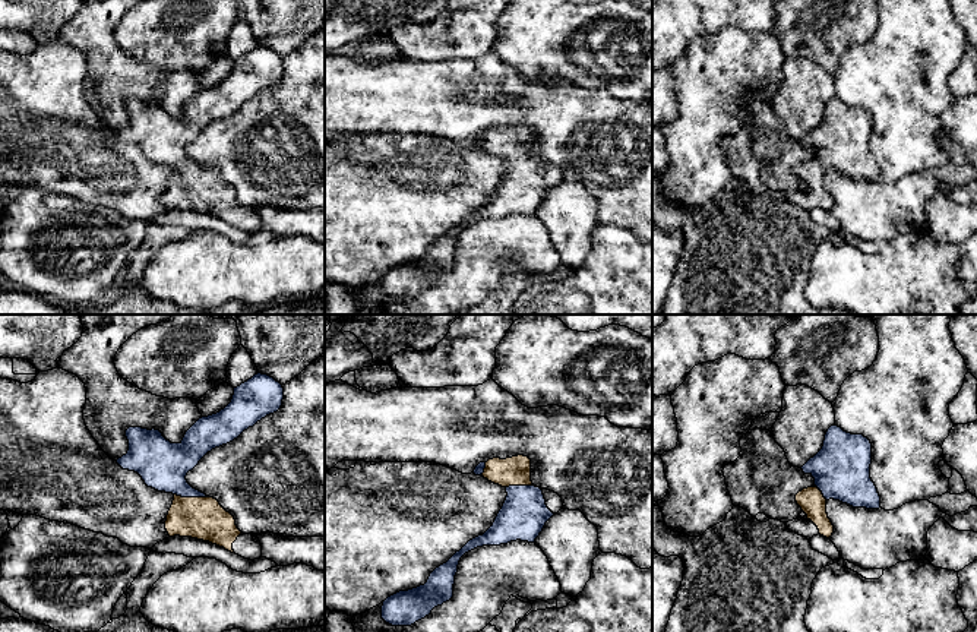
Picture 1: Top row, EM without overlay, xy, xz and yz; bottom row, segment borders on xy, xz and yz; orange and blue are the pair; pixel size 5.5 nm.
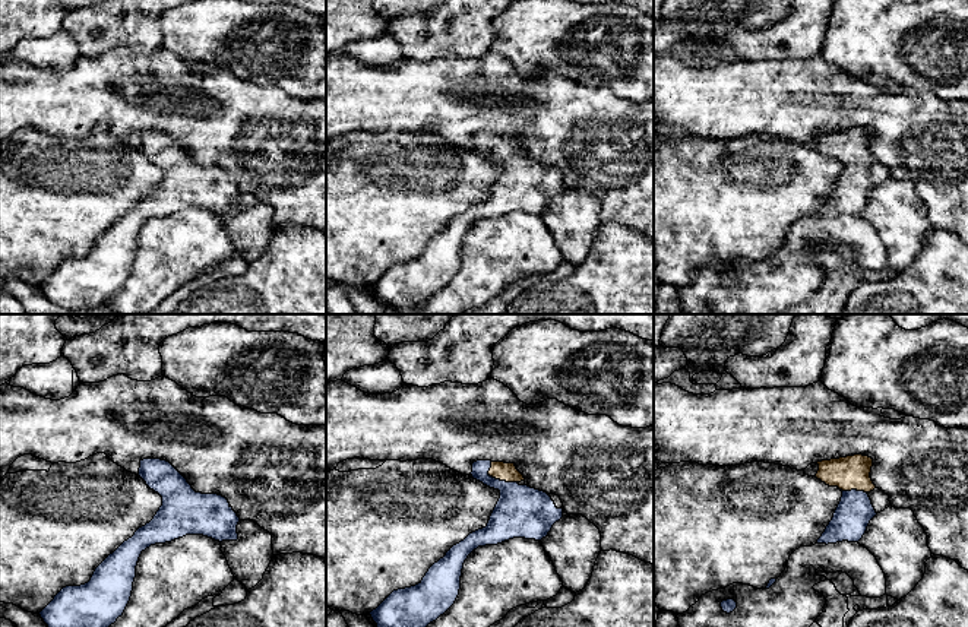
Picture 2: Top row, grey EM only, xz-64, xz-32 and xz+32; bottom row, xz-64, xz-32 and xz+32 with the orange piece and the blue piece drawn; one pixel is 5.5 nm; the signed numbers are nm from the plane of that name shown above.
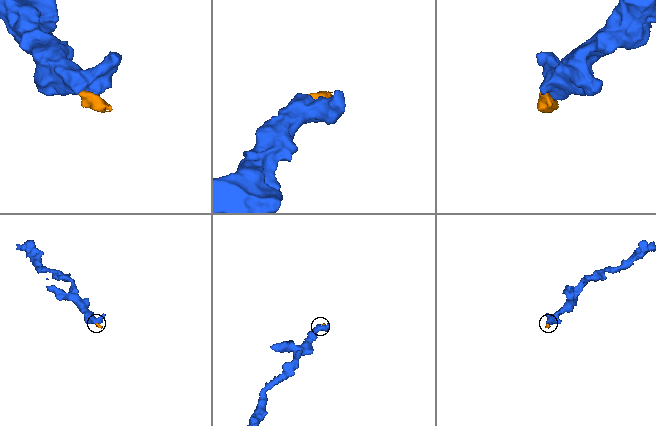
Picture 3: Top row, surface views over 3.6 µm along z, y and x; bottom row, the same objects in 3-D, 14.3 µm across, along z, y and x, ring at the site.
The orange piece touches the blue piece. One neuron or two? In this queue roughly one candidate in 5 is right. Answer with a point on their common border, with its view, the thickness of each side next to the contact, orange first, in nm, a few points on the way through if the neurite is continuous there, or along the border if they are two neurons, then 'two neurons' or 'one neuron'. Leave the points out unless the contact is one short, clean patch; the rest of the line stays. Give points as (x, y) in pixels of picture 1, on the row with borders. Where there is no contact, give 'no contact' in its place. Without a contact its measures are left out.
contact xy (192, 498); calibres 240 and 280 nm; way xy (204, 518), (192, 506), (192, 498), (163, 465); one neuron

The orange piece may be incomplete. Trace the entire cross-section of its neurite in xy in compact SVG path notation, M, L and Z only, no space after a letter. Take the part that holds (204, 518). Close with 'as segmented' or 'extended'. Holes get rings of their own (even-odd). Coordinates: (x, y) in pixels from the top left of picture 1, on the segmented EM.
M257 373L234 388L233 399L224 410L199 418L180 443L171 443L155 429L126 430L129 451L117 464L137 473L148 487L174 494L165 521L170 537L209 541L250 560L262 557L257 535L243 534L234 516L216 499L193 489L186 475L208 452L233 442L244 430L276 413L282 399L282 385Z; extended

